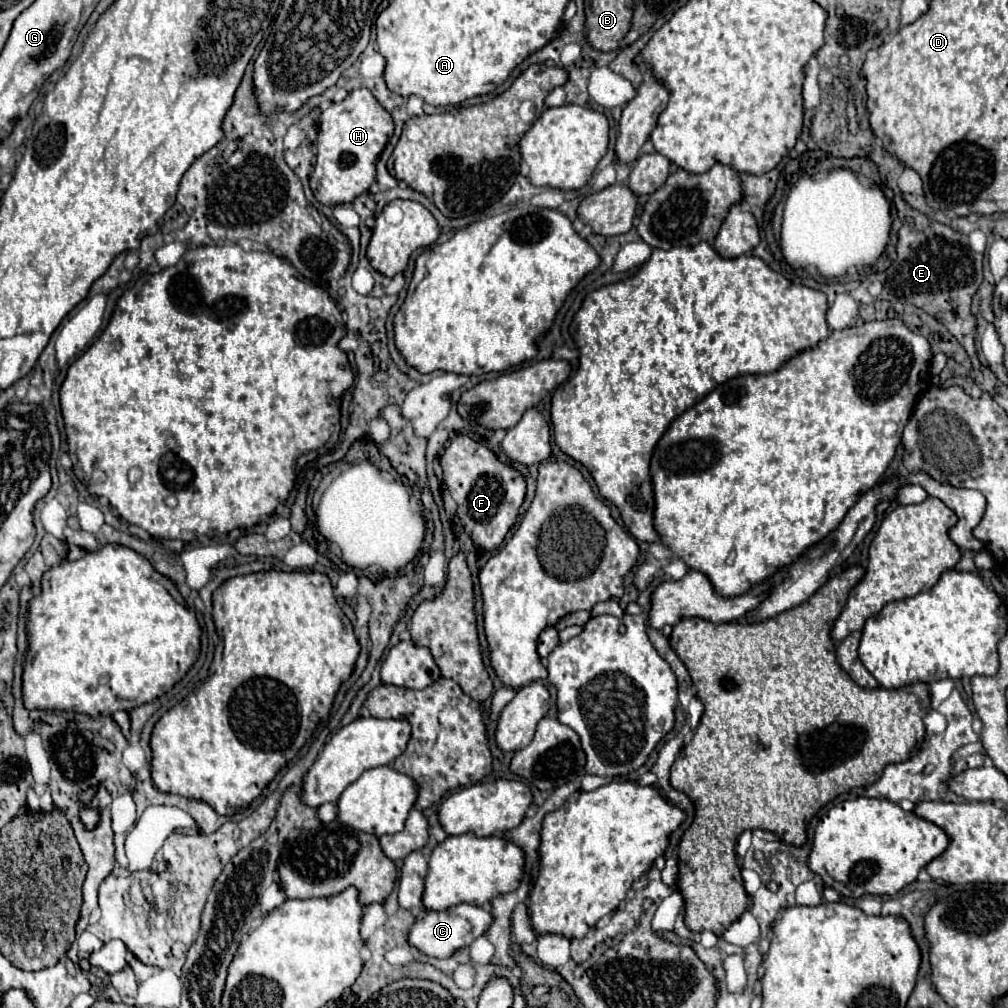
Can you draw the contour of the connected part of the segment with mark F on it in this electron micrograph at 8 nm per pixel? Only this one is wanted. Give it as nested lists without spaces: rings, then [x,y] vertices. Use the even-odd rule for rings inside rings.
[[[457,435],[451,439],[441,457],[441,467],[445,485],[457,503],[457,517],[475,547],[481,551],[497,549],[513,527],[525,499],[525,479],[521,473],[501,463],[491,449],[469,435]]]

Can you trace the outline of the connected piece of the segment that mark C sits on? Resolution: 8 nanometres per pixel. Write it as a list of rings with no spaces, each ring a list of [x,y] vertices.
[[[459,903],[459,905],[453,905],[445,911],[427,911],[423,913],[423,917],[419,917],[409,935],[407,935],[407,941],[411,947],[419,949],[421,953],[425,955],[431,955],[431,957],[451,957],[457,949],[463,949],[467,947],[473,939],[481,937],[487,927],[491,925],[491,913],[481,909],[481,907],[475,907],[475,905],[469,905],[469,903]]]

